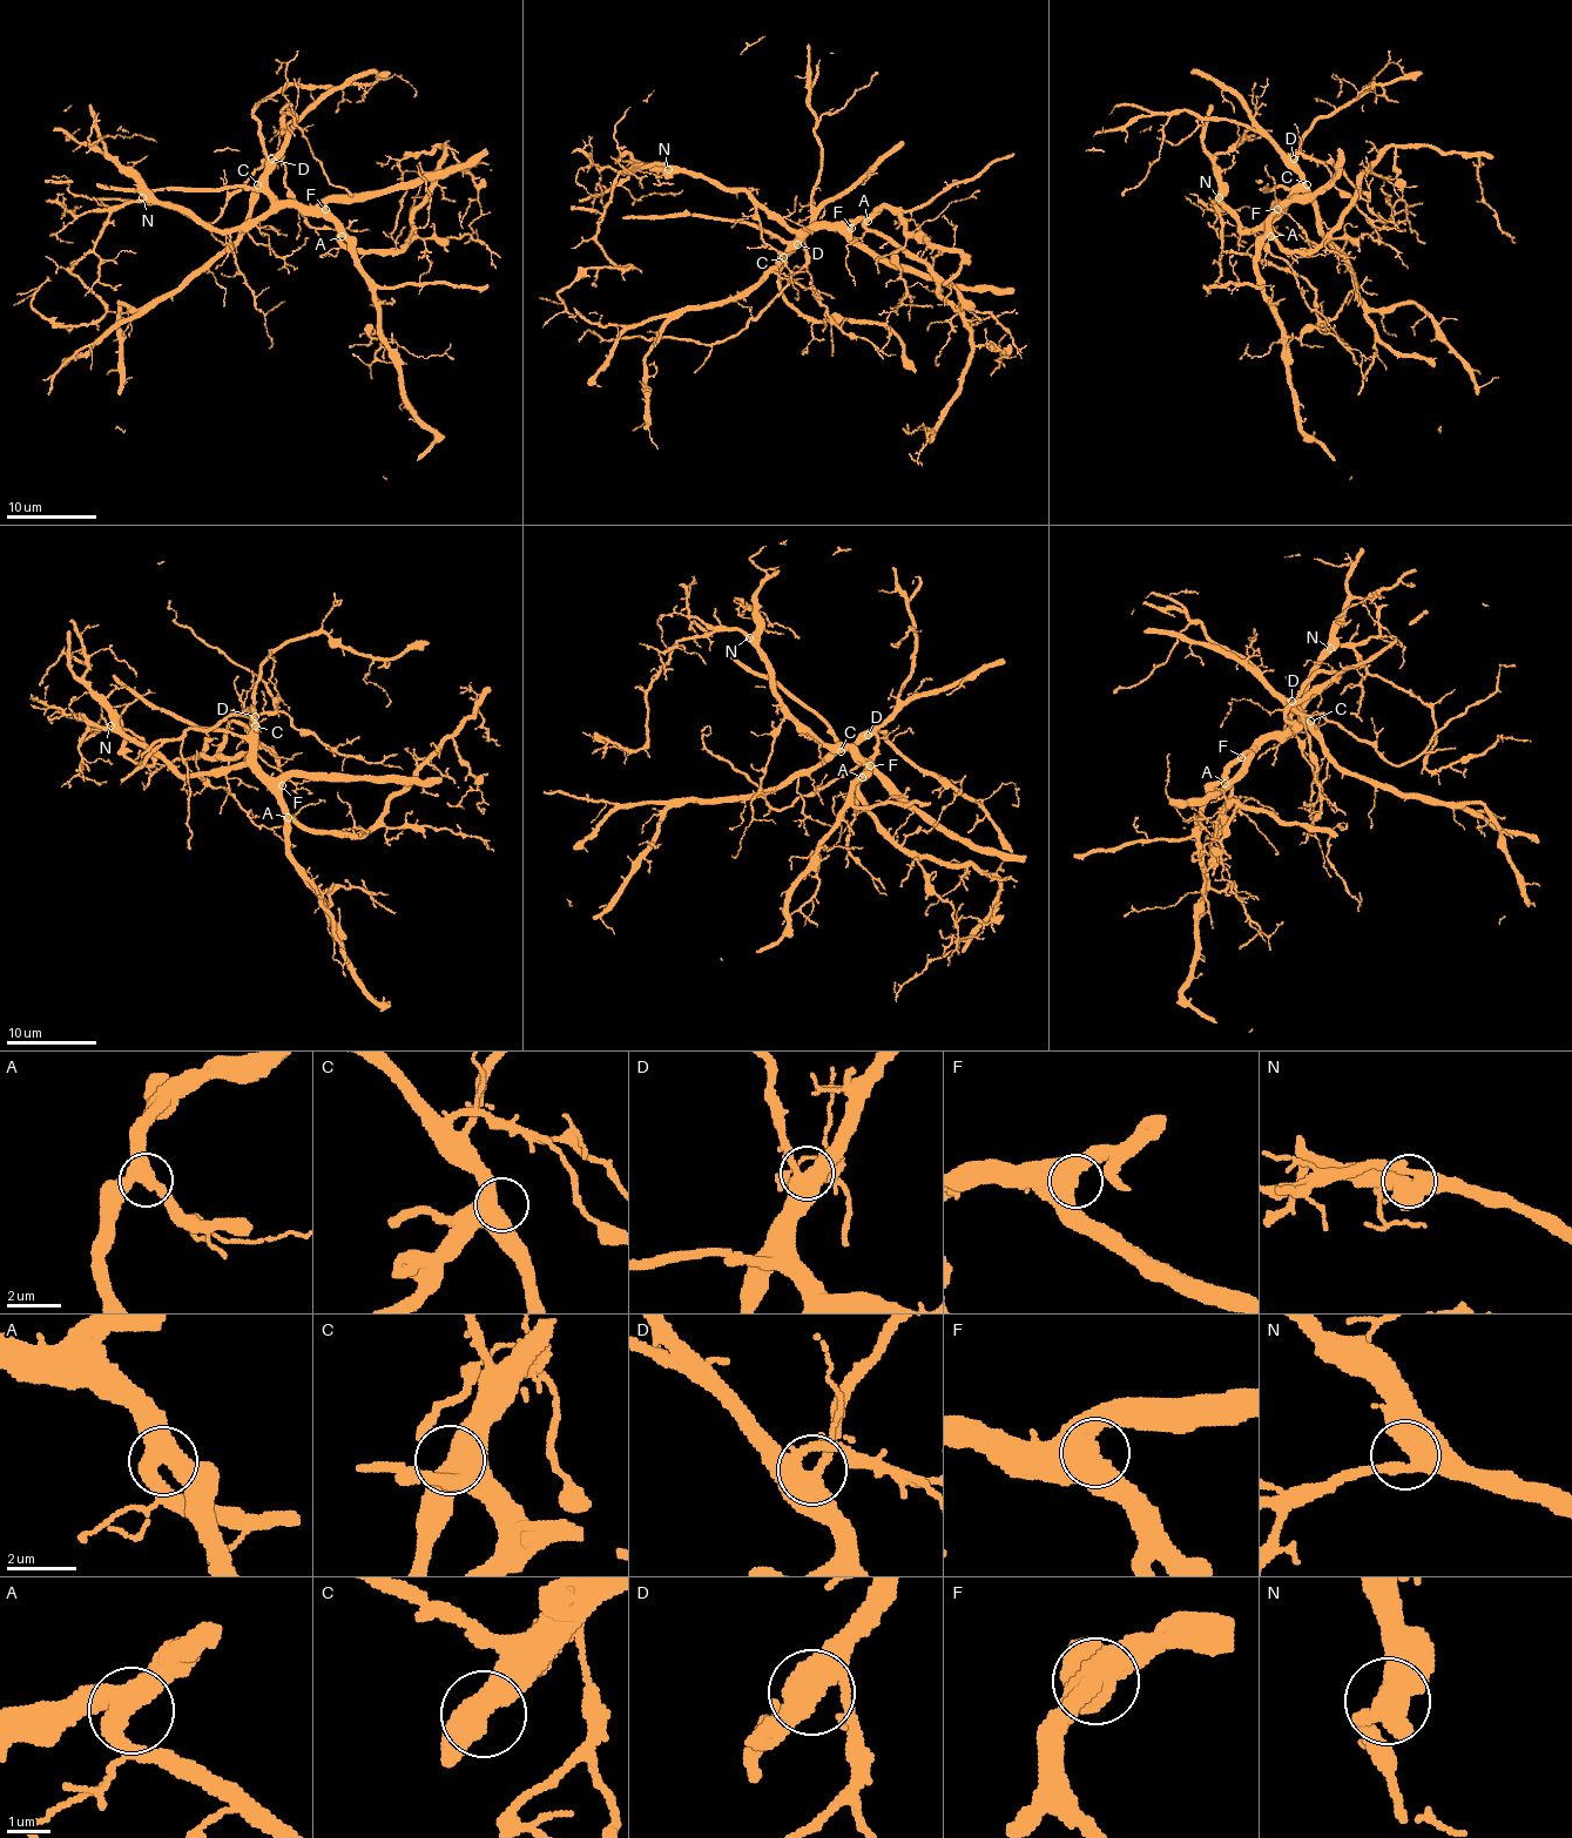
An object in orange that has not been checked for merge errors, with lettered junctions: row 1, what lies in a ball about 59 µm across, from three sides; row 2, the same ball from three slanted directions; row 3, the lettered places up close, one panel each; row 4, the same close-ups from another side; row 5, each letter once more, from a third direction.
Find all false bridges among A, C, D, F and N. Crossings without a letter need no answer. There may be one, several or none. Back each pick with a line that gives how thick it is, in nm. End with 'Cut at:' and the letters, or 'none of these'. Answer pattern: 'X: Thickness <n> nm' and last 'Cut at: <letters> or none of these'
Cut at: none of these

